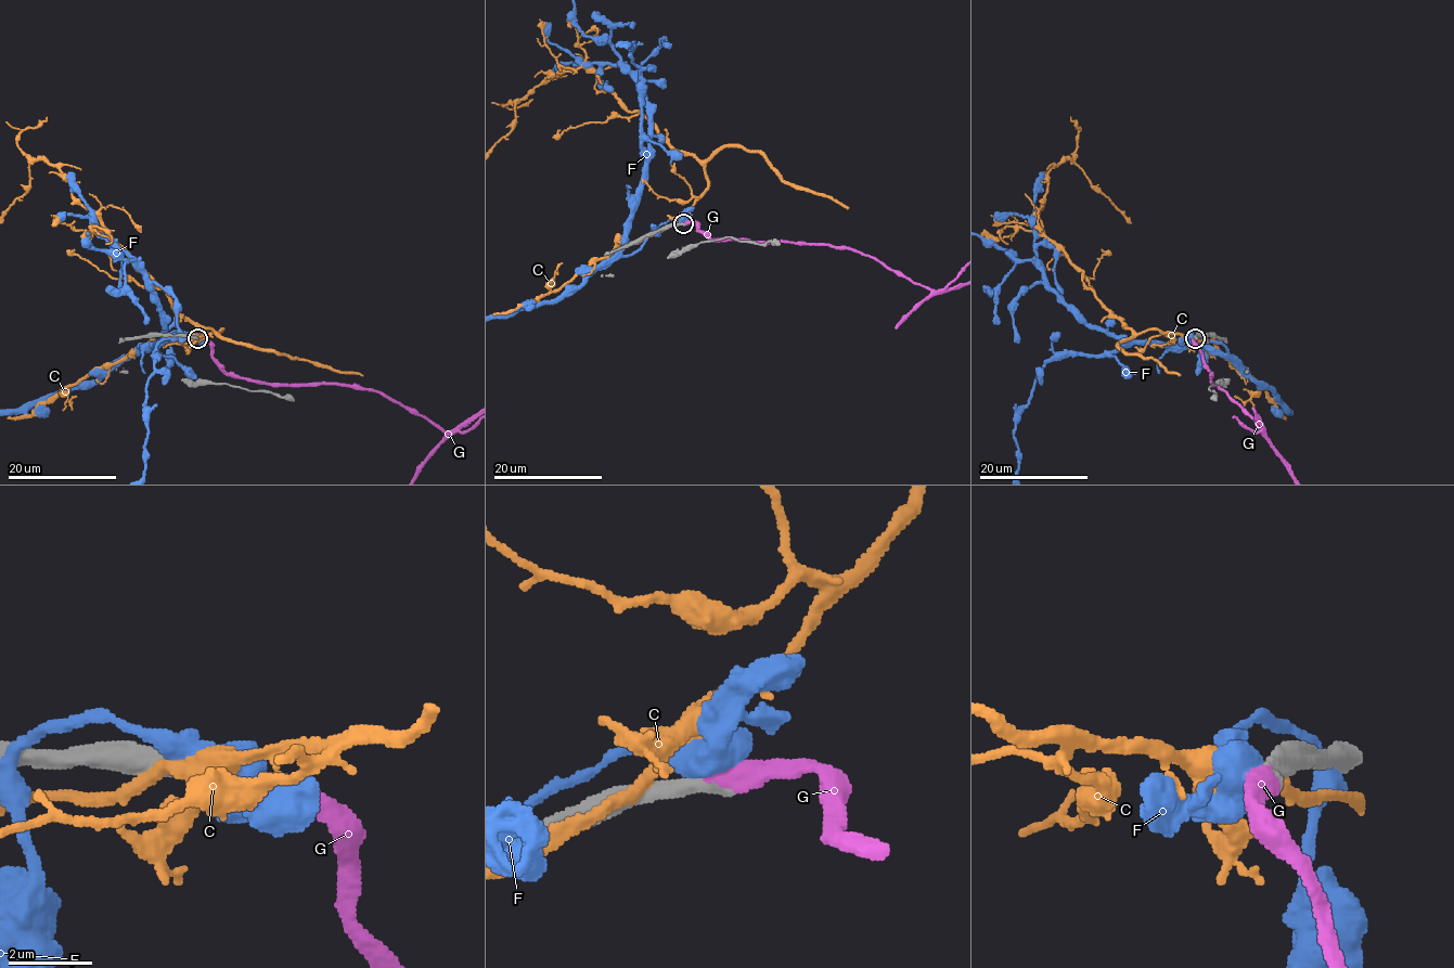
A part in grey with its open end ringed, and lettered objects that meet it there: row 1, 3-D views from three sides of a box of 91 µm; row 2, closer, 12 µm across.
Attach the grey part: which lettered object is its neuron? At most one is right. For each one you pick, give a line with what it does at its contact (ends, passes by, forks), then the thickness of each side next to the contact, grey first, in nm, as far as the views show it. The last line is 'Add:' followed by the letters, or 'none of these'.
G: It ends there. Thickness 460 nm (grey) against 500 nm
Add: G

